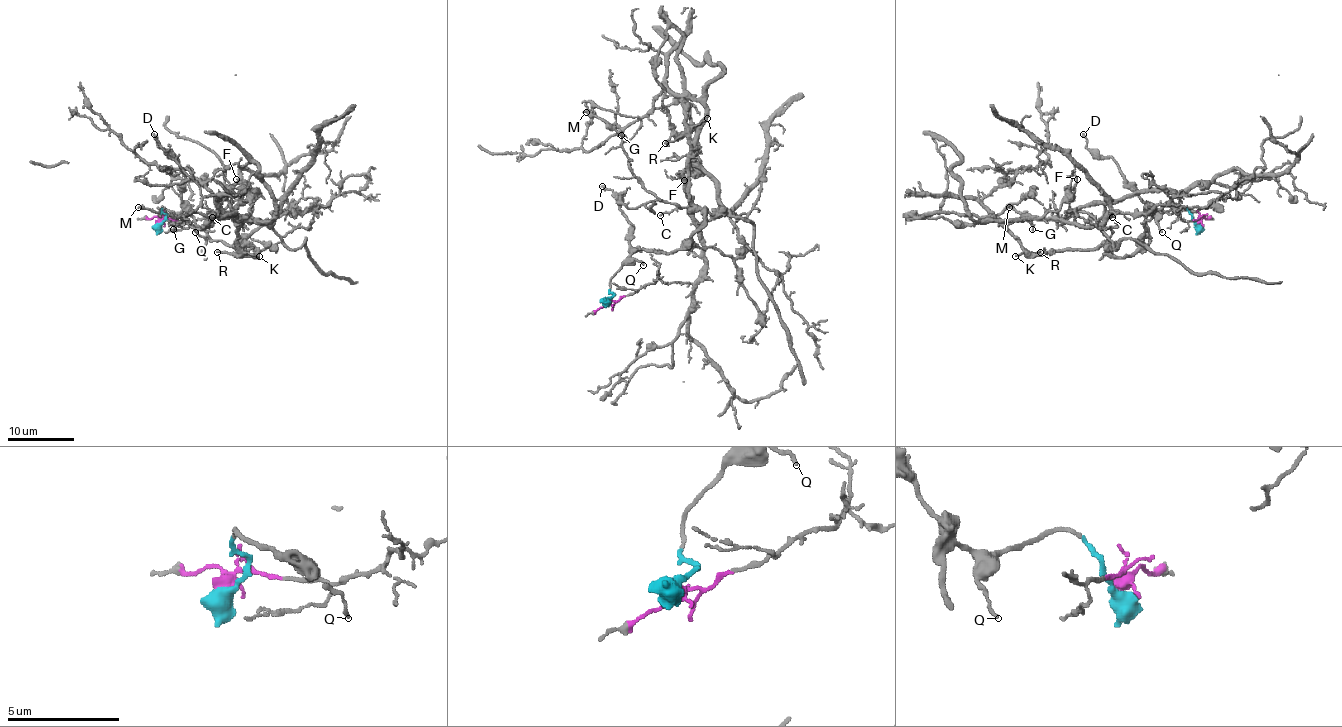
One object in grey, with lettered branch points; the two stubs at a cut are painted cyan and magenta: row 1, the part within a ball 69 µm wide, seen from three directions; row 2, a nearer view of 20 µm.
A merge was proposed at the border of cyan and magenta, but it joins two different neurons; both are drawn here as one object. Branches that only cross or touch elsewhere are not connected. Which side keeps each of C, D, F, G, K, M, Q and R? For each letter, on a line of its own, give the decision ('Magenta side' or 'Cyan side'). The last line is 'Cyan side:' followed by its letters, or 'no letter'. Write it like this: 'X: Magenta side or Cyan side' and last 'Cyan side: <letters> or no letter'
C: Magenta side
D: Cyan side
F: Magenta side
G: Magenta side
K: Cyan side
M: Magenta side
Q: Cyan side
R: Cyan side
Cyan side: D, K, Q, R

